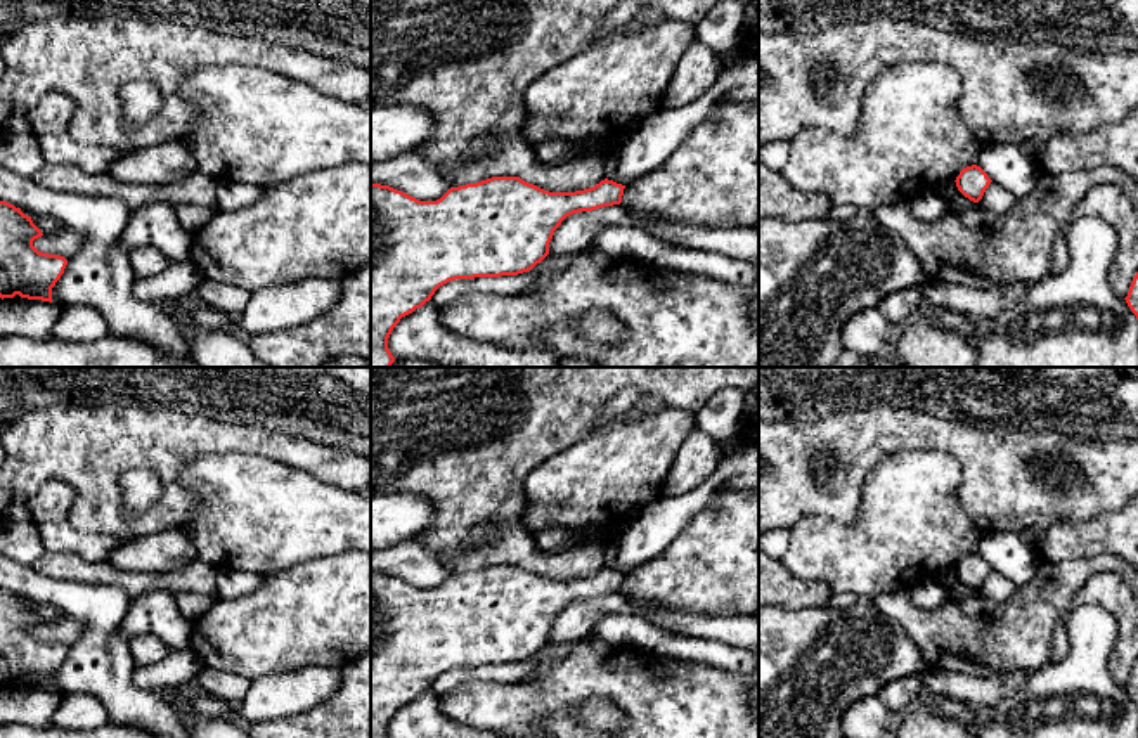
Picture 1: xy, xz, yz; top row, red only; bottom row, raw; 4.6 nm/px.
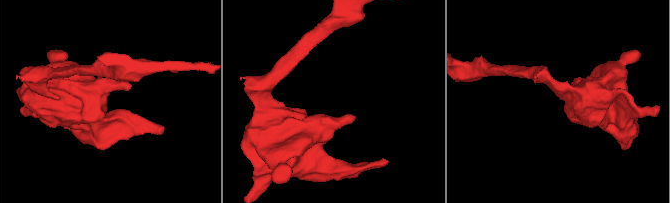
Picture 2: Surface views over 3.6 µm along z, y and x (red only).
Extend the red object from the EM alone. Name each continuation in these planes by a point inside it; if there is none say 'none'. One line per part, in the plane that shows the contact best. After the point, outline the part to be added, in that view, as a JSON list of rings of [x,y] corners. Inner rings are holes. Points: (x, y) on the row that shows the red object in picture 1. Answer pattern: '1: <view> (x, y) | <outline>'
none

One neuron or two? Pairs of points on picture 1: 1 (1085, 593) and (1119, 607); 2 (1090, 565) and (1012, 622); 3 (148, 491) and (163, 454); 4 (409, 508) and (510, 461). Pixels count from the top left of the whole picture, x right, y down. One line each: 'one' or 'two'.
1: one
2: one
3: two
4: two

